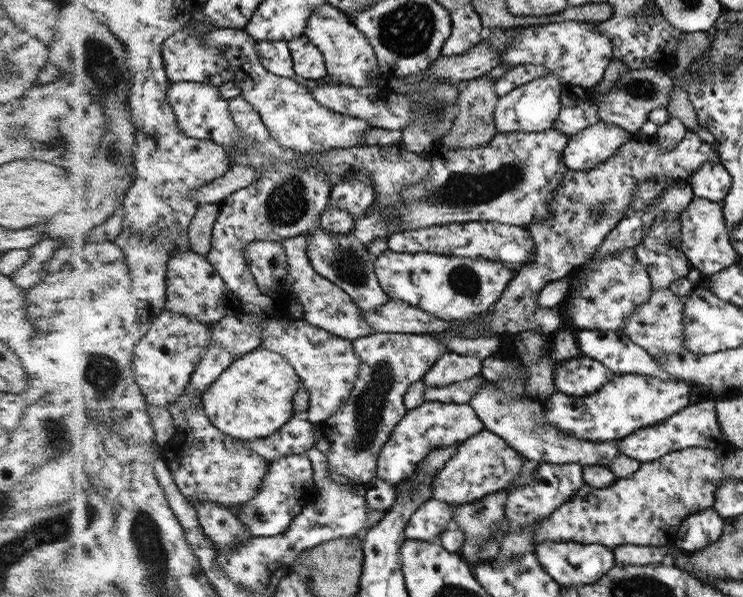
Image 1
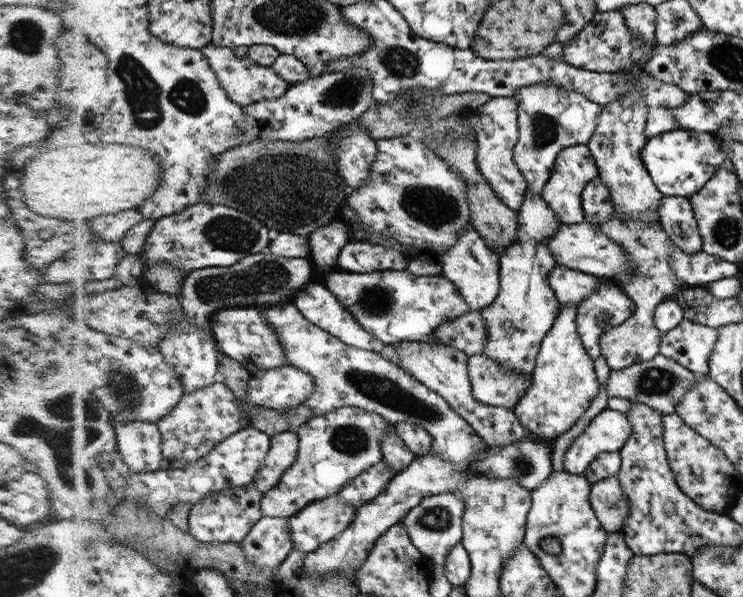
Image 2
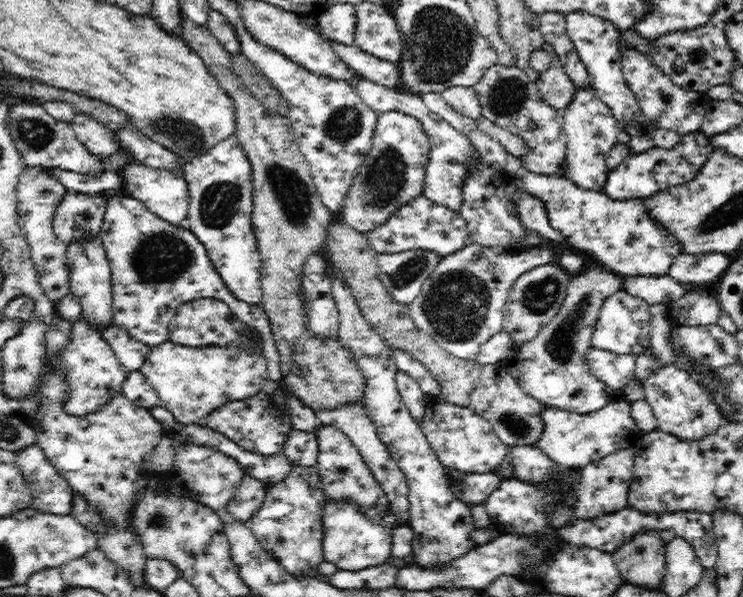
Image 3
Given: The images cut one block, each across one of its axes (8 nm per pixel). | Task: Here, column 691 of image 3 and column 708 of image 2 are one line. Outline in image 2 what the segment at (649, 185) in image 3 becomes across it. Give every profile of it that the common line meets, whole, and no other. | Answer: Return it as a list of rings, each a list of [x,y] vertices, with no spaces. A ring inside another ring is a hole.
[[[680,128],[666,132],[658,137],[649,138],[649,143],[641,153],[641,156],[644,158],[645,168],[649,170],[653,184],[661,191],[663,198],[668,196],[690,198],[693,195],[697,195],[697,192],[713,179],[714,174],[718,172],[726,160],[726,155],[720,144],[718,144],[715,134]]]

